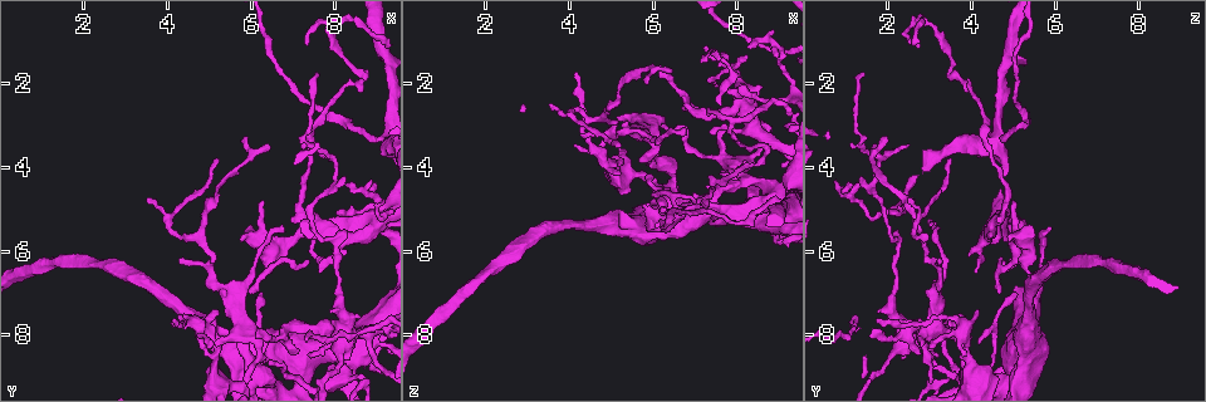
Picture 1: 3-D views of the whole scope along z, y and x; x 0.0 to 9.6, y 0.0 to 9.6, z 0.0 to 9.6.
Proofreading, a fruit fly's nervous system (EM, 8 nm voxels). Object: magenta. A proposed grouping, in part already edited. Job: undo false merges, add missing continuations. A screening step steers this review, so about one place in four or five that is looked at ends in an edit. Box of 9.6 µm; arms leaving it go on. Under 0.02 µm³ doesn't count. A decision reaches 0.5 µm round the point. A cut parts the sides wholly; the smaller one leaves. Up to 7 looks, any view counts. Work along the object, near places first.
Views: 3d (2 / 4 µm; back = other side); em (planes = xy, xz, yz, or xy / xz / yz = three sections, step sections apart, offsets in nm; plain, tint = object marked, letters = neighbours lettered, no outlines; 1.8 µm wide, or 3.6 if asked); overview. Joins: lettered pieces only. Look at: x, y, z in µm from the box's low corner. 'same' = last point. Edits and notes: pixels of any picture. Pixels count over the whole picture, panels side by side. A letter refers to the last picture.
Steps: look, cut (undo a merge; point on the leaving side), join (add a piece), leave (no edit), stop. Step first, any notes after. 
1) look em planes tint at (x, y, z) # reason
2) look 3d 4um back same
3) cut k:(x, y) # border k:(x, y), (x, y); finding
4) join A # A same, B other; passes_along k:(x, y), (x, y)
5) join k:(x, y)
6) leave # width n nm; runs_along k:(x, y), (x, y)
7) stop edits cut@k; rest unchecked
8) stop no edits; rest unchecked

look em xz step 16 tint at (8.85, 4.35, 0.75) # thin end

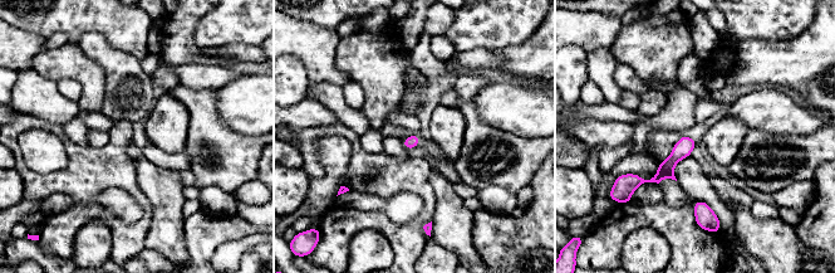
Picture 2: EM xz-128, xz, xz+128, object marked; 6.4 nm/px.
look em xy step 4 tint same

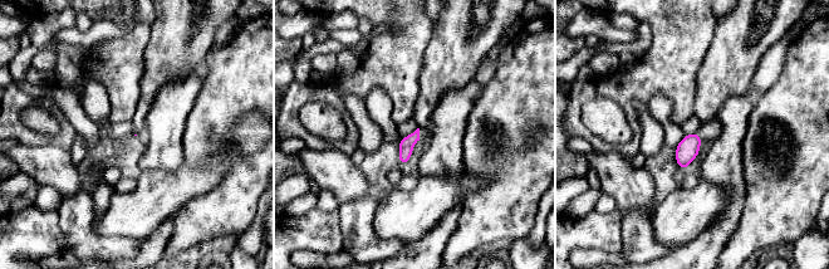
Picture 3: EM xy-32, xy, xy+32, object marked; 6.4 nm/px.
look em xy step 4 letters same # what lies round it

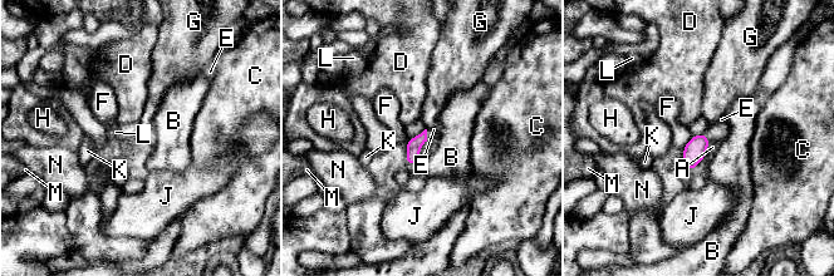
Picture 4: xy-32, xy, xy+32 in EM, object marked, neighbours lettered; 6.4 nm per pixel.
join E # A other, B other, C other, D other, E same, F other, G other, H other, J other, K other, L other, M other, N other; passes_along 4:(413, 146), (426, 136), (432, 133); the cell continues

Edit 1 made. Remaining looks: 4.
look 3d 4um at (8.00, 8.00, 2.65) # abrupt turn

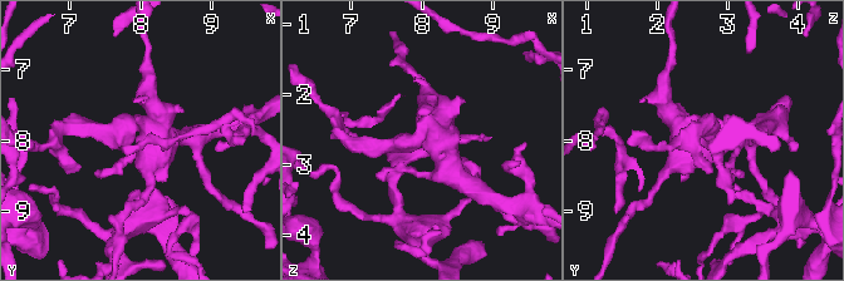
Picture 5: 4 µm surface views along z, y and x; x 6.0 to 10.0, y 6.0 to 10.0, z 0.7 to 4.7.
look em 3.6um planes tint at (7.95, 7.90, 2.60) # now the EM

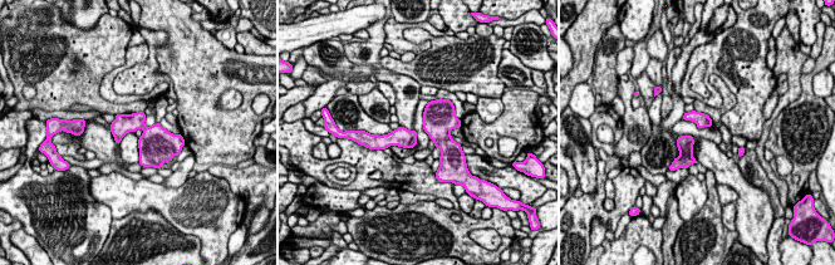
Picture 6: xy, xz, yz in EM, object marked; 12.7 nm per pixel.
look em 3.6um planes letters same # see the neighbours

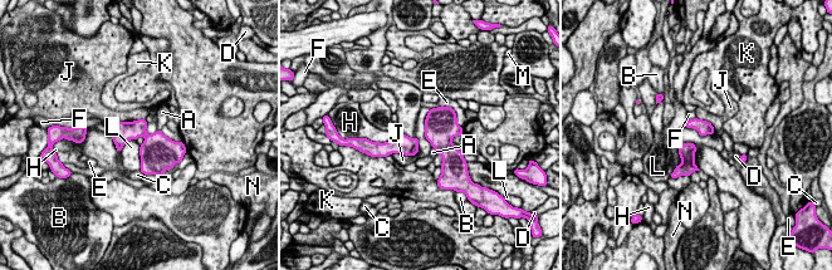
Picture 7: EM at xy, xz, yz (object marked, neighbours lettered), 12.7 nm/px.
leave # A other, B other, C other, D other, E other, F other, H other, J other, K other, L other, M other, N other; all the same cell

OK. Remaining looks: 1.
stop edits join@4; rest unchecked

